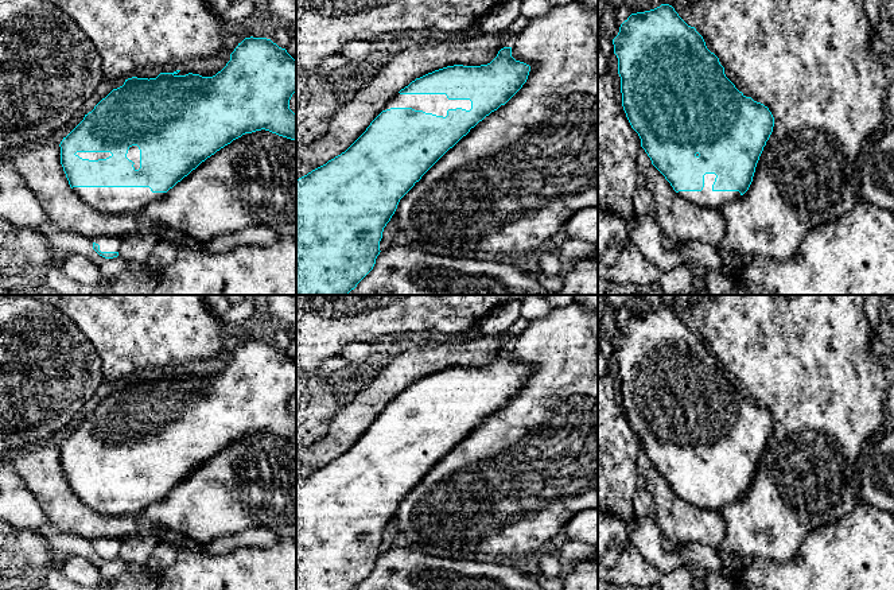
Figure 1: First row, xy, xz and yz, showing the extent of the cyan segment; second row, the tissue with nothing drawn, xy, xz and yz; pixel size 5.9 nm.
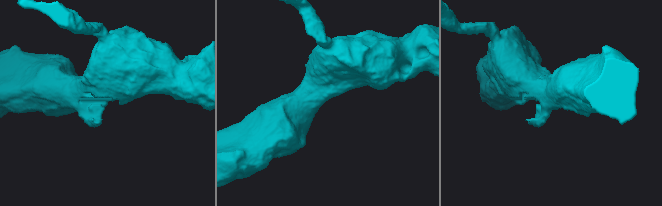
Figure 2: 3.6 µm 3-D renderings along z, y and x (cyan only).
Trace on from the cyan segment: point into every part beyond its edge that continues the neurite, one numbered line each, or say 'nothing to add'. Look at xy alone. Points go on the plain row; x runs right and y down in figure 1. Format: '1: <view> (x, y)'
1: xy (116, 503)

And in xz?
1: xz (436, 406)

